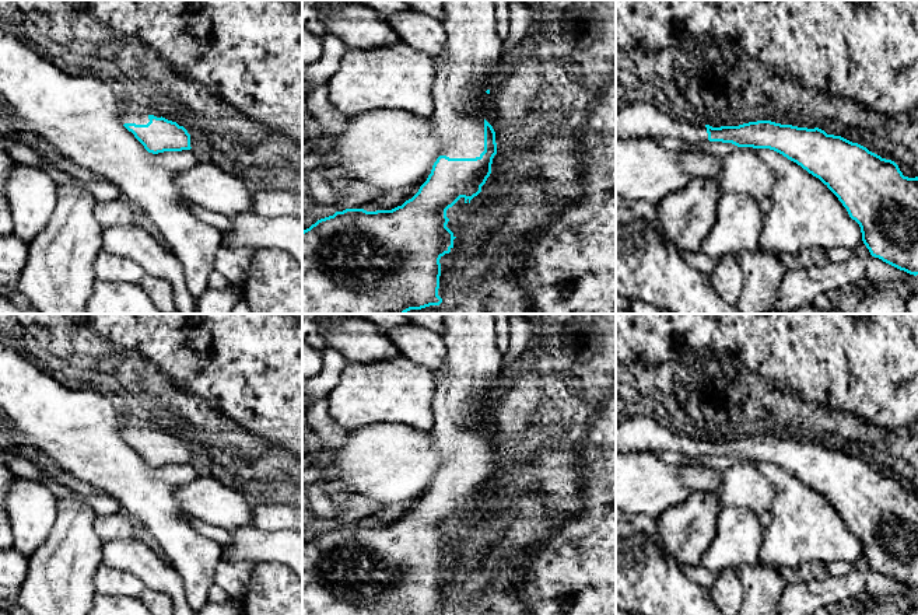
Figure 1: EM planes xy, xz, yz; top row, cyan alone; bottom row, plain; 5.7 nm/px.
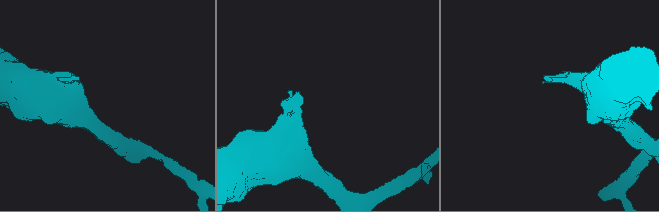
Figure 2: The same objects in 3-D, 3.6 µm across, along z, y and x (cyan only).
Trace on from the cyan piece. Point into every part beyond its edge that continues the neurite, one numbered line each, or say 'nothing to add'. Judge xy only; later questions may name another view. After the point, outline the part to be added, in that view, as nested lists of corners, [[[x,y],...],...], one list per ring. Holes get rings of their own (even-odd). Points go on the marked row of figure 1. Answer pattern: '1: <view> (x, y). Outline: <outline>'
1: xy (139, 119). Outline: [[[125,115],[120,118],[120,122],[125,123],[136,123],[136,125],[147,125],[150,122],[148,115]]]

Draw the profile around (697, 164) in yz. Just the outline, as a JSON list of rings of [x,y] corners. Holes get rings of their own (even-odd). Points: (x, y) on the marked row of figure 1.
[[[687,150],[680,153],[680,164],[690,177],[718,178],[719,158],[708,153]]]

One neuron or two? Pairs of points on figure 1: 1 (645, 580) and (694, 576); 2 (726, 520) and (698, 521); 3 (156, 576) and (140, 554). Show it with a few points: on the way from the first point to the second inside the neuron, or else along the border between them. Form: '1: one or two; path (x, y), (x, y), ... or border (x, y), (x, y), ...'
1: two; border (679, 566), (693, 582), (707, 590)
2: two; border (722, 506), (717, 516), (714, 541), (705, 551)
3: one; path (151, 570), (140, 559)

